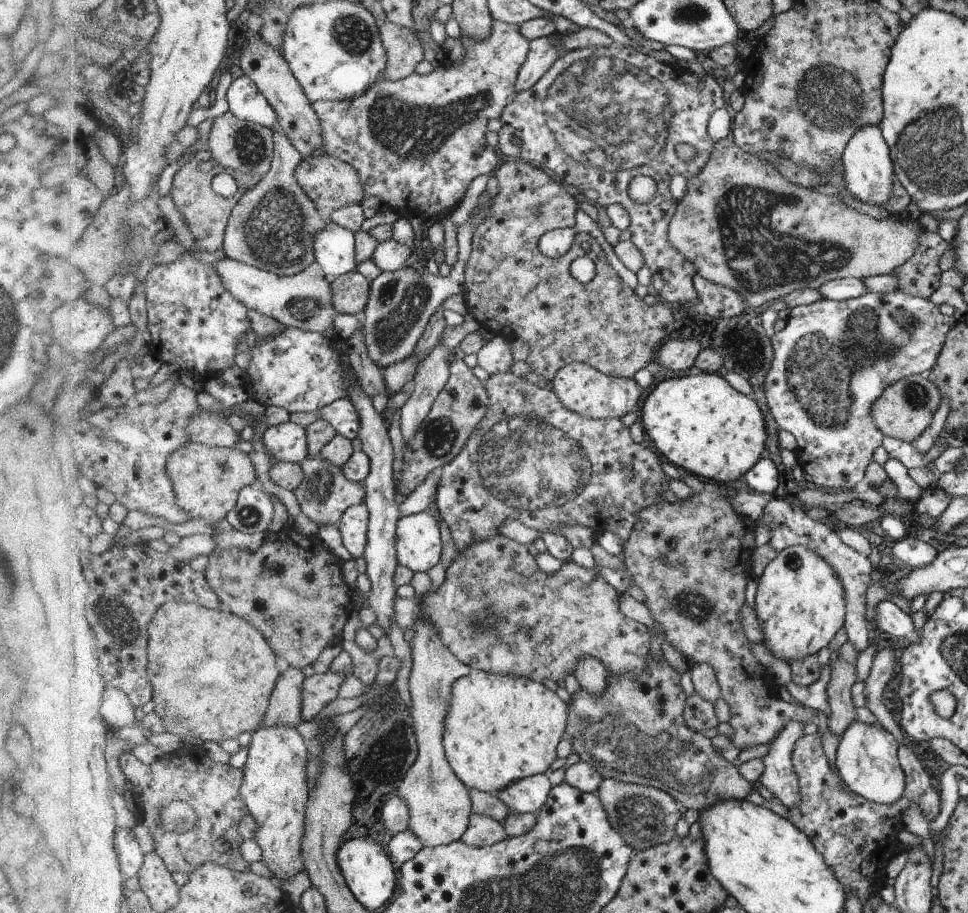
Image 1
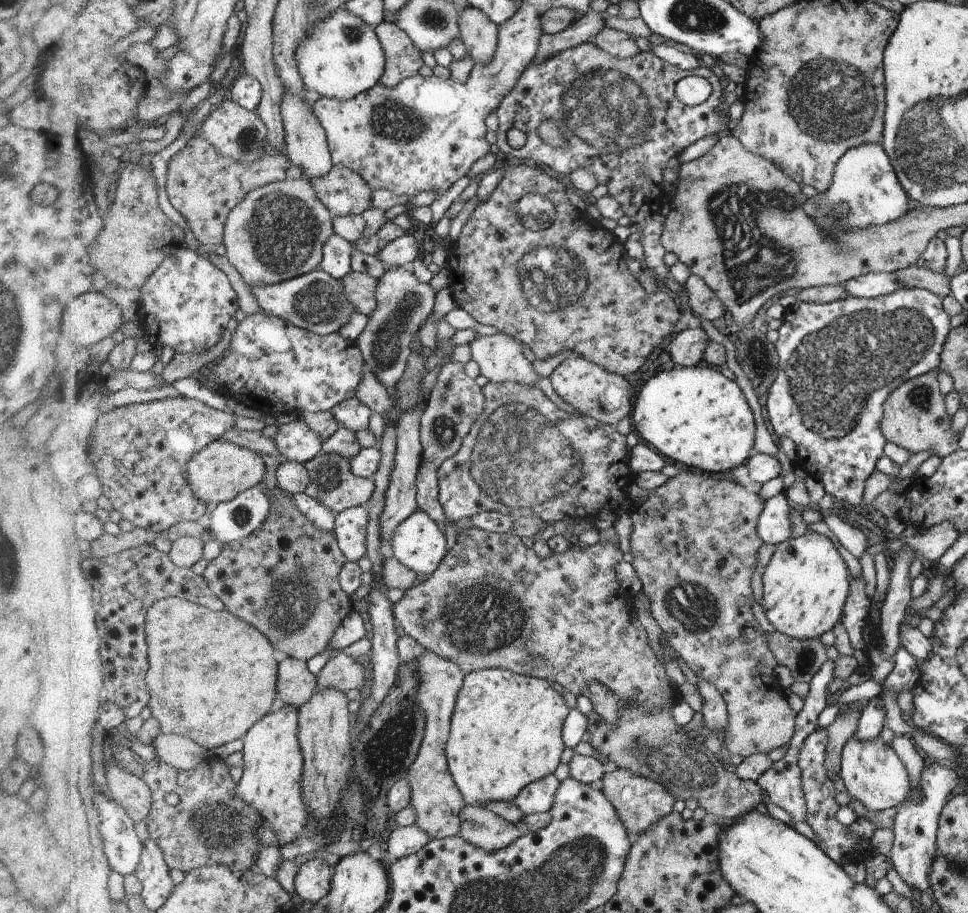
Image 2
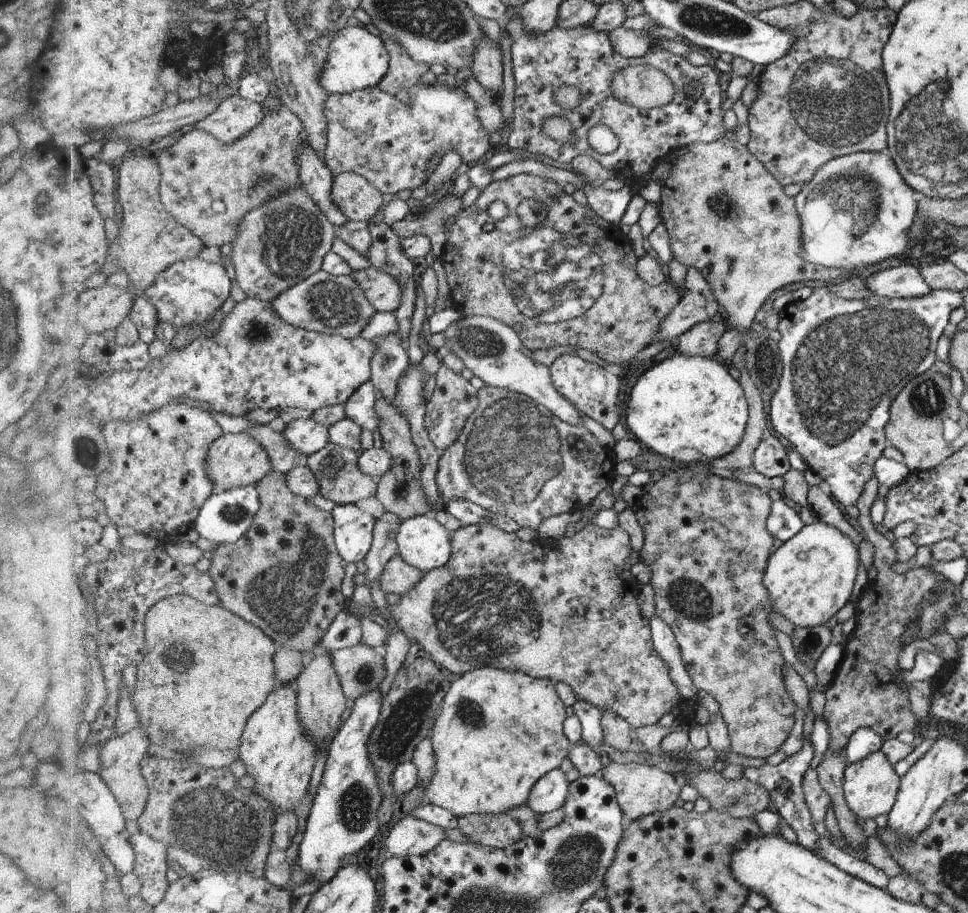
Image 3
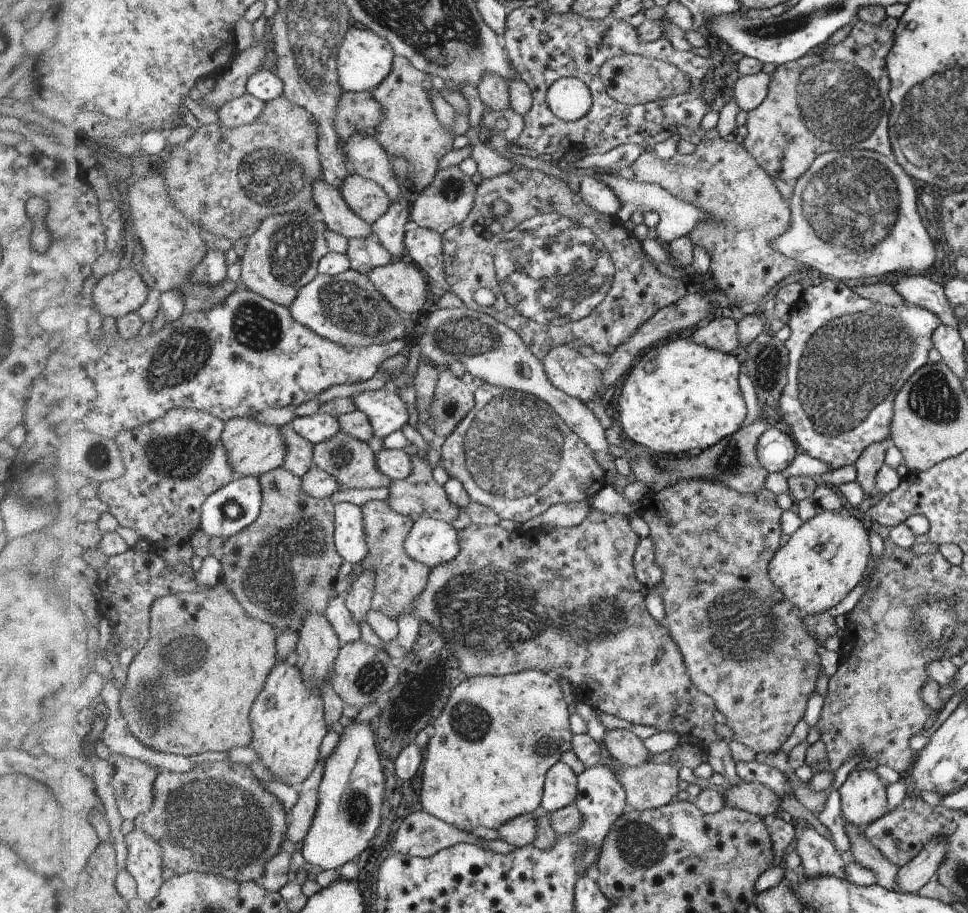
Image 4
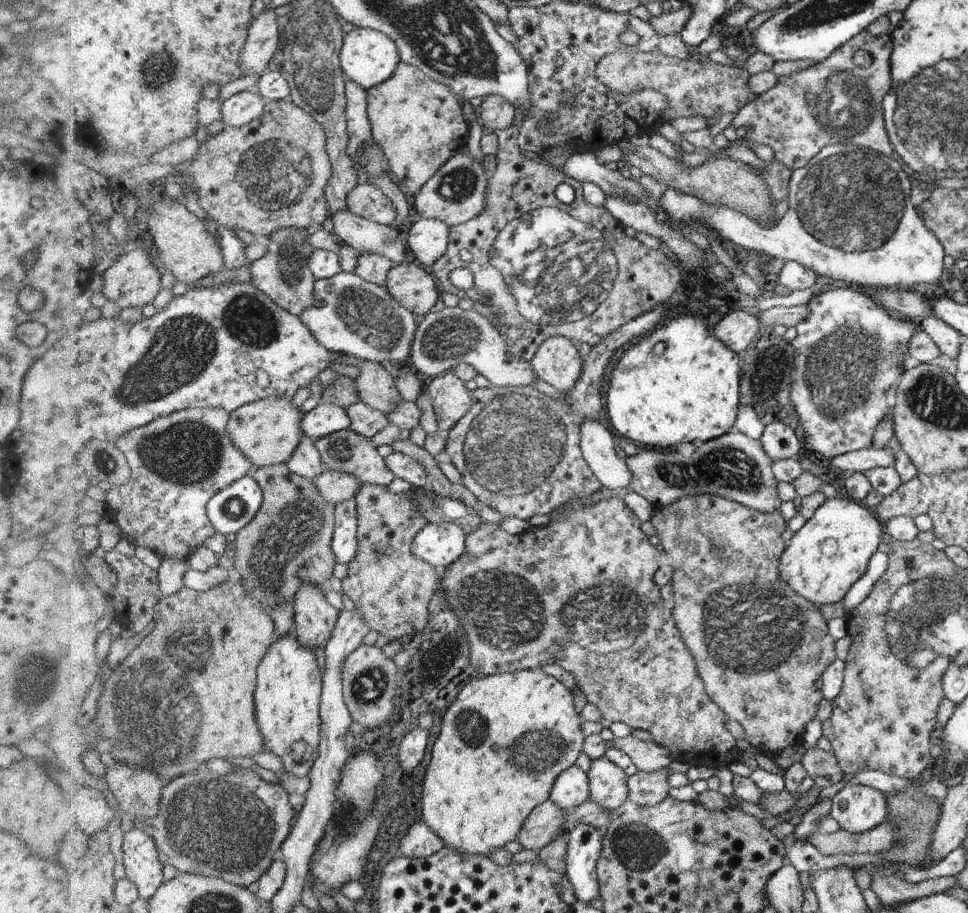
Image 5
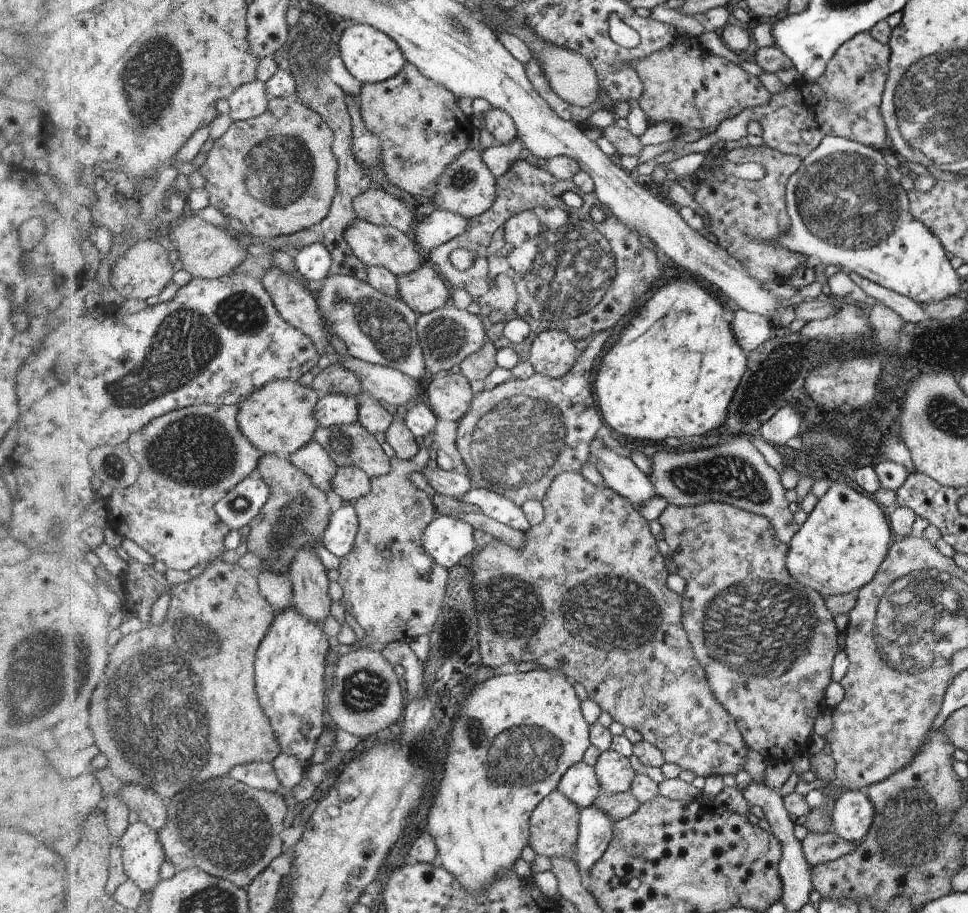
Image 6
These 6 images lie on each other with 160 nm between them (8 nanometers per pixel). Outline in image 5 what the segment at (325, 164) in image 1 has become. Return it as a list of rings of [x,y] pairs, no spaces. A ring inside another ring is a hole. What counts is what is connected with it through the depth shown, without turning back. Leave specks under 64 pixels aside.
[[[374,182],[357,184],[346,199],[347,209],[352,214],[364,217],[381,225],[391,225],[397,212],[392,201]]]

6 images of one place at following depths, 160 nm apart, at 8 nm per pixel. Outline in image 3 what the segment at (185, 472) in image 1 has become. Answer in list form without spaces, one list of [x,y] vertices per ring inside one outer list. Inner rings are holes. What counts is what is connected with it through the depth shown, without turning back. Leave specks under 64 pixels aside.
[[[242,432],[226,433],[213,444],[207,458],[207,470],[214,481],[215,492],[222,494],[229,490],[257,485],[274,470],[274,466],[271,456],[262,444],[251,434]]]

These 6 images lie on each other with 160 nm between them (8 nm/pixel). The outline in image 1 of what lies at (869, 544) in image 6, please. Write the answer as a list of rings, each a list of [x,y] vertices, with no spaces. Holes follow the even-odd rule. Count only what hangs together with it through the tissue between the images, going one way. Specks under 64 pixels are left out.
[[[800,545],[781,550],[766,566],[759,578],[753,609],[762,629],[763,645],[772,656],[790,663],[815,656],[832,644],[834,635],[845,624],[846,614],[845,589],[834,574],[822,556]]]

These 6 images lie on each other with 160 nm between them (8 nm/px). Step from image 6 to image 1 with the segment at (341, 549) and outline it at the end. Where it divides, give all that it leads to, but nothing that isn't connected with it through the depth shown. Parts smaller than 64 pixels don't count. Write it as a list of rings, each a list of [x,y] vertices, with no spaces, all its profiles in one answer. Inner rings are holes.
[[[364,501],[354,505],[341,516],[338,528],[348,552],[354,559],[365,554],[366,532],[368,530],[368,509]]]

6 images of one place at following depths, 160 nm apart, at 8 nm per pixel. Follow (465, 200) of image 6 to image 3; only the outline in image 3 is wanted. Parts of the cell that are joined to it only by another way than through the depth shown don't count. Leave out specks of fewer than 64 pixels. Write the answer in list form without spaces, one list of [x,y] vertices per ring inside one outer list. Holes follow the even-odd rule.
[[[450,190],[445,197],[427,211],[422,211],[416,216],[391,225],[391,233],[398,235],[400,239],[411,235],[429,237],[433,245],[432,255],[434,258],[440,258],[447,241],[447,233],[444,232],[444,228],[450,226],[457,214],[462,211],[461,198],[456,197]]]

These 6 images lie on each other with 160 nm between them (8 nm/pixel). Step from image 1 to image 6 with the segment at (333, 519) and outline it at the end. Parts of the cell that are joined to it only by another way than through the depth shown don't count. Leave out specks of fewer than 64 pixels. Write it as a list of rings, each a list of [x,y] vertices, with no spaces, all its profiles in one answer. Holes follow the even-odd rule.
[[[358,422],[347,426],[318,427],[314,441],[326,450],[337,468],[357,467],[370,479],[386,475],[393,468],[376,438]]]

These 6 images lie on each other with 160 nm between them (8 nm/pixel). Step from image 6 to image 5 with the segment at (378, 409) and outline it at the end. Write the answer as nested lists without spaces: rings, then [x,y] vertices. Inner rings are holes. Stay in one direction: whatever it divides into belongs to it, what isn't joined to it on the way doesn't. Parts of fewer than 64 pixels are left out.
[[[362,400],[350,405],[347,415],[351,420],[349,429],[367,439],[371,439],[390,423],[382,411],[370,408]]]

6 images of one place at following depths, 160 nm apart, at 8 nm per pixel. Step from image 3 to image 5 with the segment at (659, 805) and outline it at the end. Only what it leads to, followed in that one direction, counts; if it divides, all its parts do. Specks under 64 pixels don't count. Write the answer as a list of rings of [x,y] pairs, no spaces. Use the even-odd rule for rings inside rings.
[[[668,767],[654,772],[638,771],[629,776],[629,800],[641,807],[660,804],[668,796]]]

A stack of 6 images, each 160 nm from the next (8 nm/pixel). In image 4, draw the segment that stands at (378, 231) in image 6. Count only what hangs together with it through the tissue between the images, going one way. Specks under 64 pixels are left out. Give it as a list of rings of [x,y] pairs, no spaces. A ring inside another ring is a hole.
[[[318,177],[314,185],[314,200],[317,203],[318,216],[330,230],[351,238],[373,236],[371,224],[364,222],[344,202],[338,187],[328,184],[325,179]]]

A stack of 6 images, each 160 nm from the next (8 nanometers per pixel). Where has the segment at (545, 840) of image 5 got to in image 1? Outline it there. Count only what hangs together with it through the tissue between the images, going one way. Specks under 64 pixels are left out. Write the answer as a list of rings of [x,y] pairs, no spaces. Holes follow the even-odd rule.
[[[471,813],[460,840],[470,847],[487,847],[503,841],[506,837],[508,836],[501,822],[493,817]]]

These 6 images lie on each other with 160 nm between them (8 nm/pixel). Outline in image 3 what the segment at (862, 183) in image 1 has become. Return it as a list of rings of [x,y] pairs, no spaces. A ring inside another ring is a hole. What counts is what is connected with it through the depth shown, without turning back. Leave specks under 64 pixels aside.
[[[860,151],[829,160],[795,196],[802,220],[803,259],[819,267],[847,268],[854,272],[882,260],[904,256],[911,246],[909,228],[916,220],[914,191],[886,152]]]

